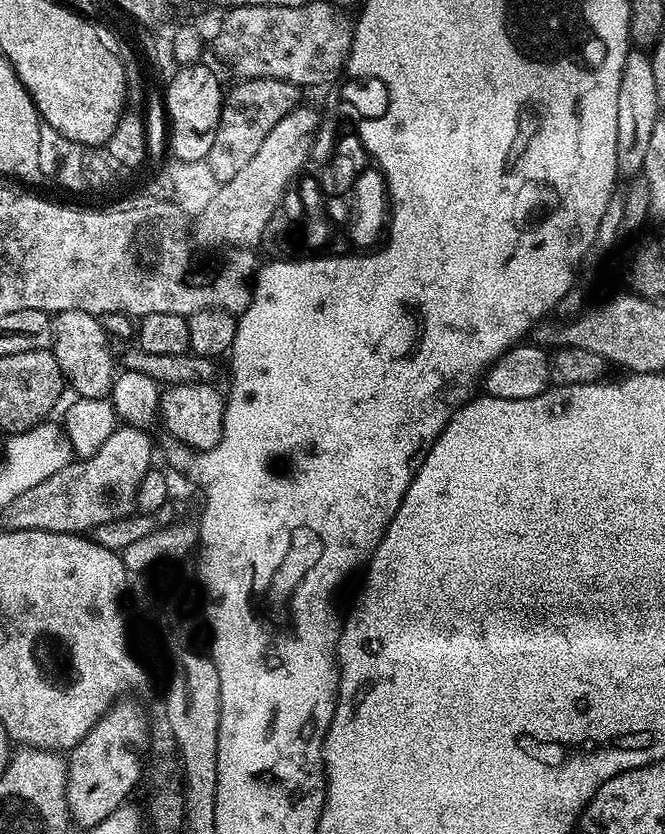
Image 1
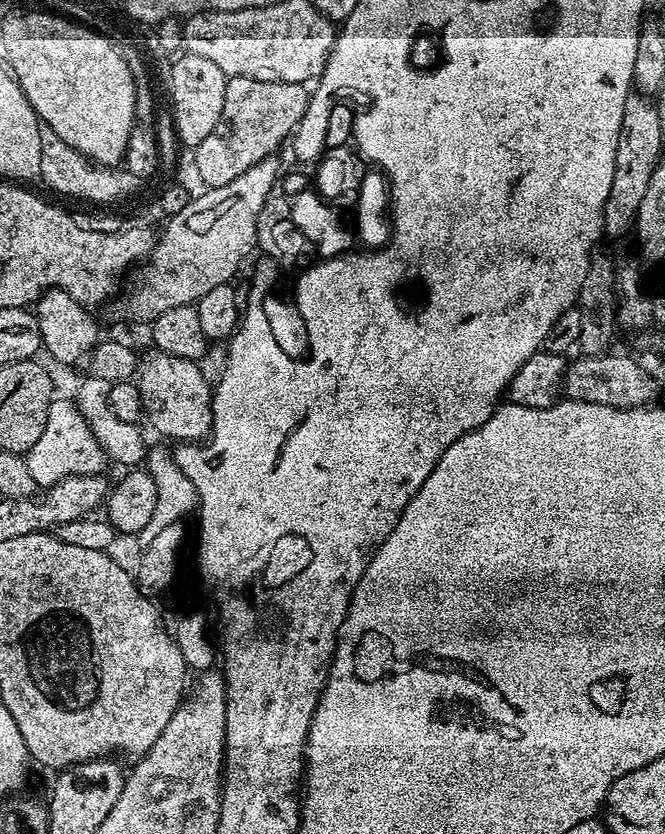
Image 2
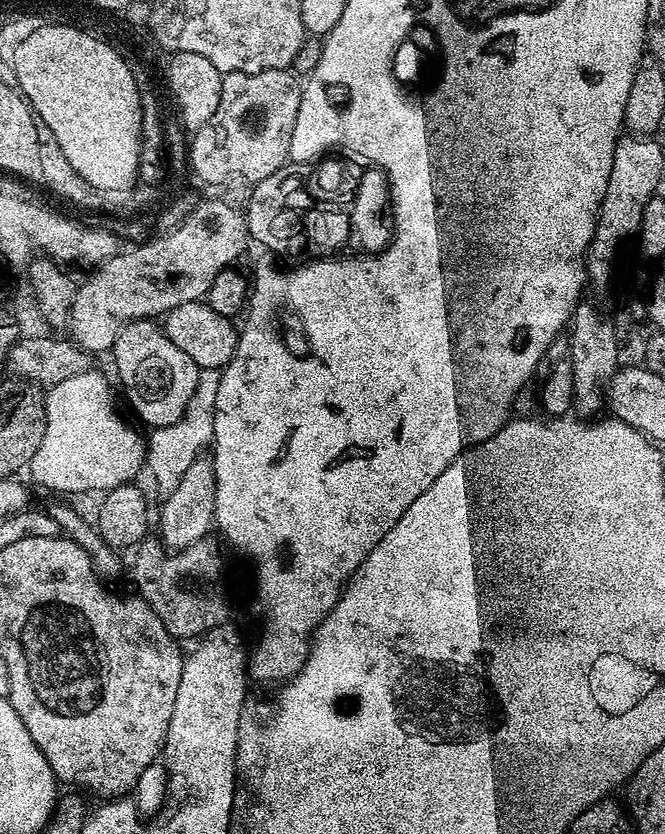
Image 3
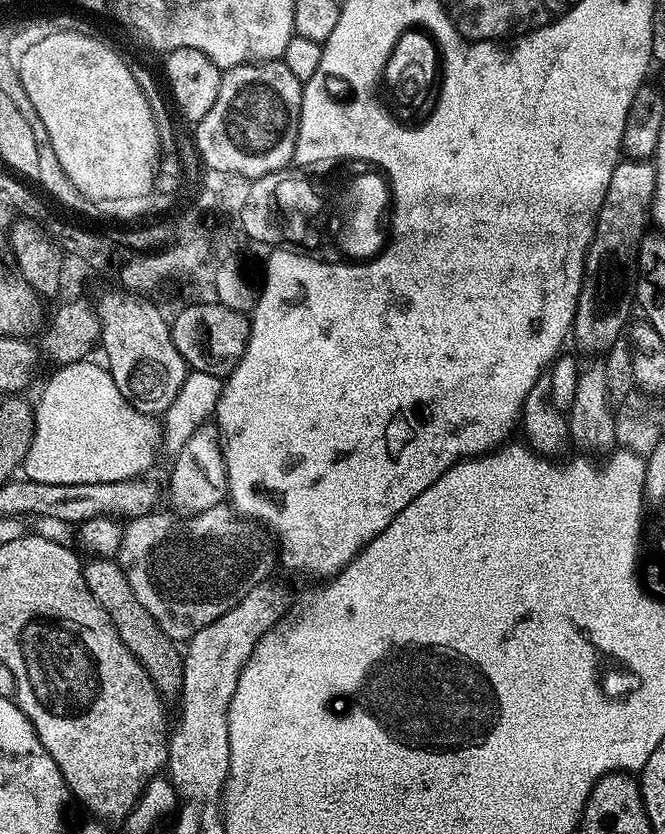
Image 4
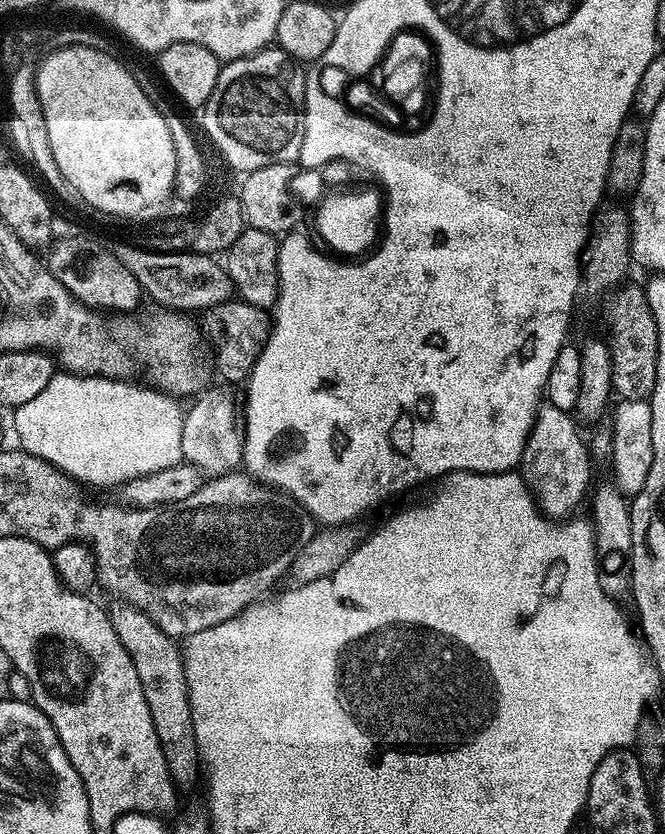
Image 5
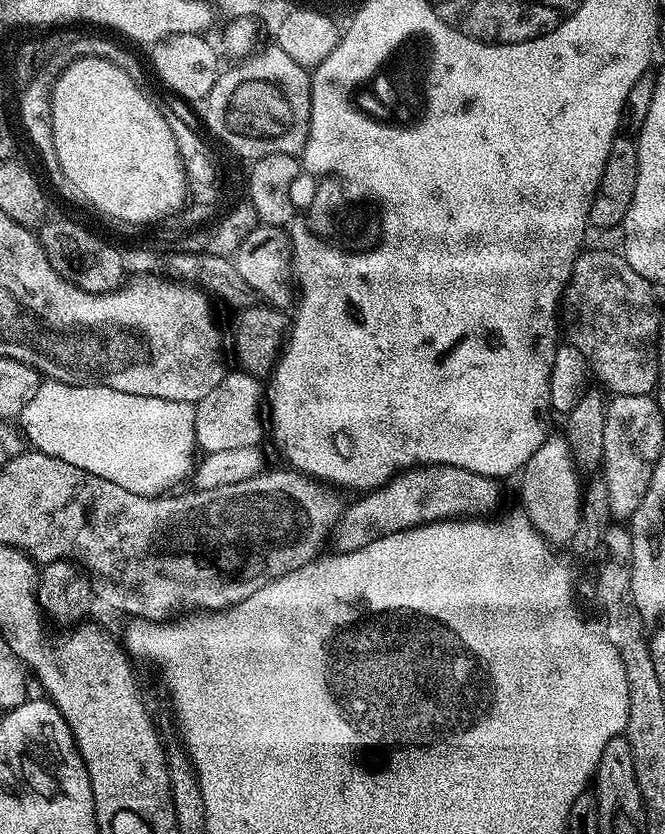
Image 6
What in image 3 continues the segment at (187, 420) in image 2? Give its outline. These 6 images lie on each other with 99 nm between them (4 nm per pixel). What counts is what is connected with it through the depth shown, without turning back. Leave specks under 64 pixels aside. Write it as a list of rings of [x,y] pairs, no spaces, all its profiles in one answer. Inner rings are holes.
[[[155,319],[133,320],[127,324],[110,349],[111,356],[129,406],[149,424],[149,429],[170,426],[183,417],[199,384],[201,369],[189,355],[170,342]]]

